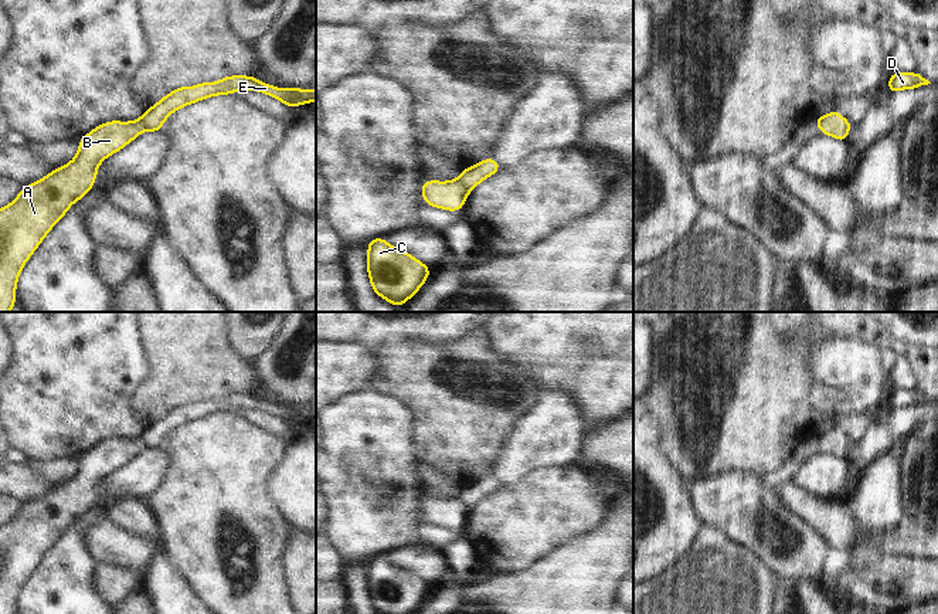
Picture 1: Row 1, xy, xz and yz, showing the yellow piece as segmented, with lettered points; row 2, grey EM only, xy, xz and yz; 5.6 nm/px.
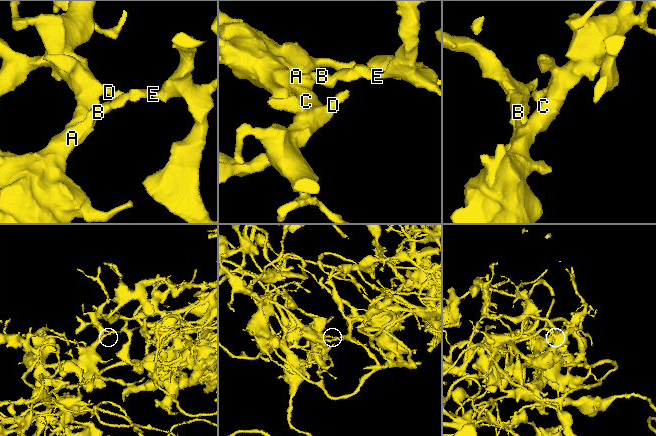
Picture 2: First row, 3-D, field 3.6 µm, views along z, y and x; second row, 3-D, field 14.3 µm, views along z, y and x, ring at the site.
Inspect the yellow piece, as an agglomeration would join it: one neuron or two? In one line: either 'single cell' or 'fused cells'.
fused cells

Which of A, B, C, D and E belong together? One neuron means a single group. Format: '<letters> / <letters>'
A B C D / E

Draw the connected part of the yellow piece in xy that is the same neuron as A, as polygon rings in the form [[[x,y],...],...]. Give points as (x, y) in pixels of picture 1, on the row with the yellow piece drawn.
[[[140,119],[111,121],[79,139],[77,156],[54,169],[0,210],[0,312],[17,303],[18,275],[68,208],[94,189],[98,166],[135,140],[143,128]]]

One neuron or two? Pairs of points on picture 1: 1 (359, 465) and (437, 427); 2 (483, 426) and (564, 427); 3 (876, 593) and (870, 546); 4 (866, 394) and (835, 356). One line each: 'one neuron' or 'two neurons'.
1: two neurons
2: two neurons
3: two neurons
4: one neuron

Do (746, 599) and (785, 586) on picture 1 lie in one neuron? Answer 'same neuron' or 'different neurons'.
different neurons

